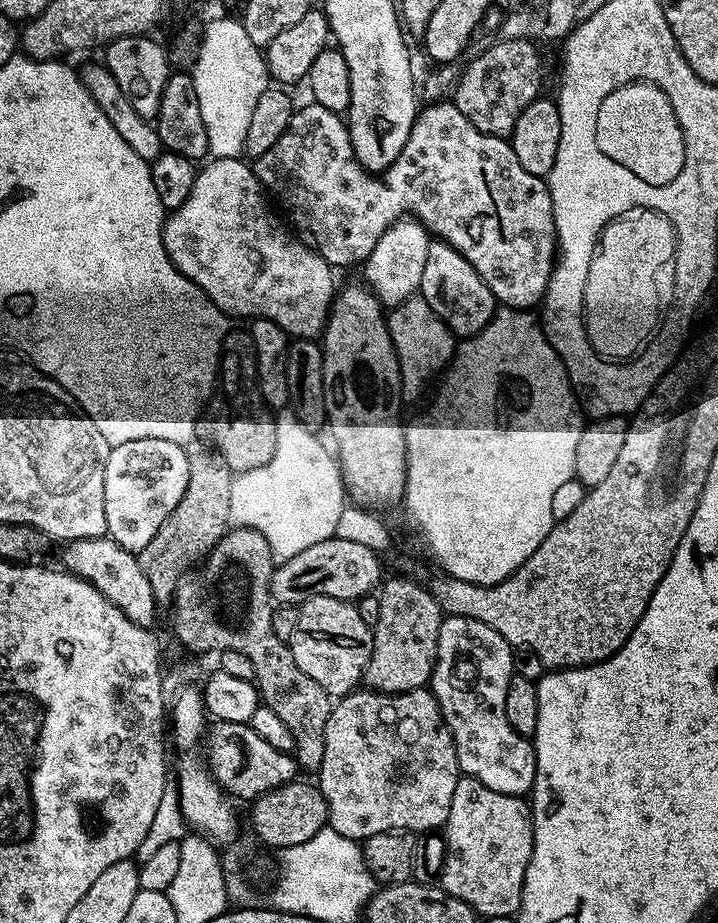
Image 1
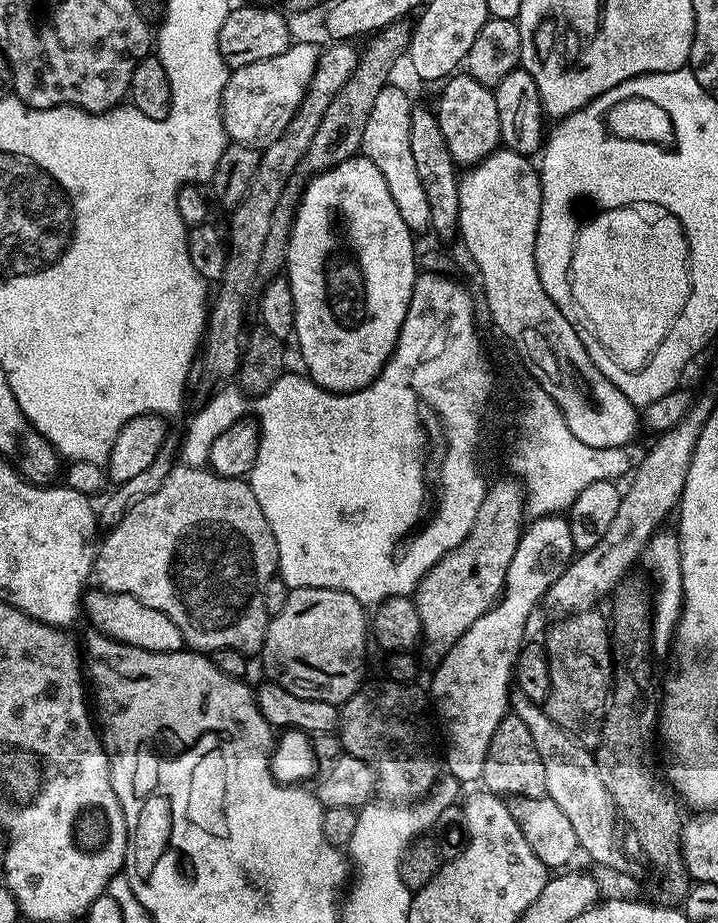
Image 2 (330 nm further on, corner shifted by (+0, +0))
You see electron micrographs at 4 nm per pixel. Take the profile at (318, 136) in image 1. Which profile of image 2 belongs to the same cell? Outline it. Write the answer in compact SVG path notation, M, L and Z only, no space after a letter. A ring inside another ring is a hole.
M467 74L449 76L441 88L444 89L440 92L440 101L434 104L434 111L442 138L446 138L446 146L450 146L450 154L457 165L477 164L483 156L501 147L498 105L493 89L482 86L482 82Z

